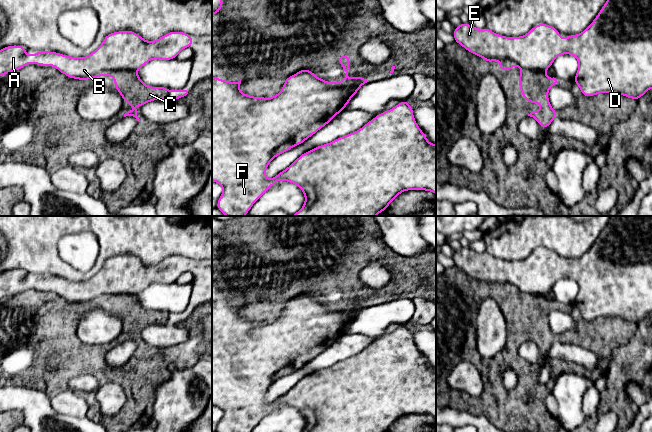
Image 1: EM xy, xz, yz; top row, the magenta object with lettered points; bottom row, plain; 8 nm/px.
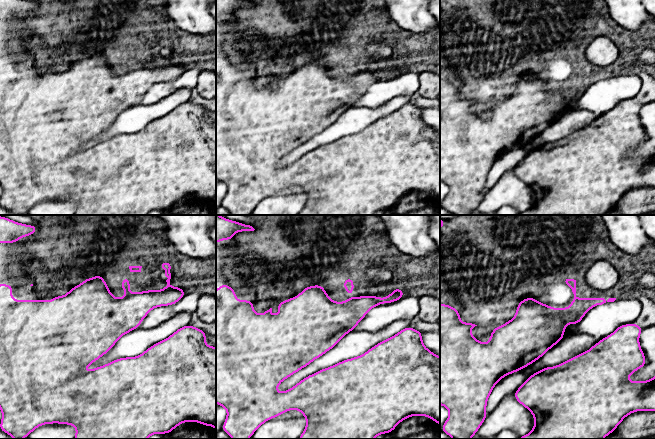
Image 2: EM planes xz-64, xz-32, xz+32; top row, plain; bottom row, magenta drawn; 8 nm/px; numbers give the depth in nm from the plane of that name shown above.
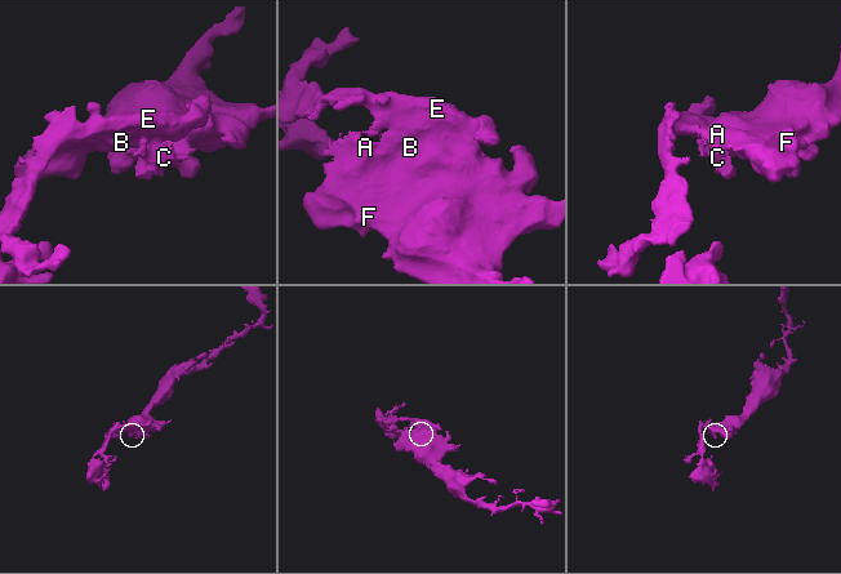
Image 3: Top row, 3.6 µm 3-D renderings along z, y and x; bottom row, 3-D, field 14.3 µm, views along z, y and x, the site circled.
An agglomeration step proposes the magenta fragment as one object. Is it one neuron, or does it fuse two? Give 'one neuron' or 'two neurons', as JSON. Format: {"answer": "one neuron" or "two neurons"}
{"answer": "two neurons"}

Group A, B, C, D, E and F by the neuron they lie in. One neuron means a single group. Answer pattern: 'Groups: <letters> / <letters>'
Groups: A B D E F / C

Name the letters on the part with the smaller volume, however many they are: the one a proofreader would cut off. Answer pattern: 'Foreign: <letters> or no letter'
Foreign: C

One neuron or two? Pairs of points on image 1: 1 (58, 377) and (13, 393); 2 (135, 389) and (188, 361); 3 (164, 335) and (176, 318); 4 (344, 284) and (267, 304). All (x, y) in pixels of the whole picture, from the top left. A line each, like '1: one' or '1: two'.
1: two
2: one
3: two
4: one

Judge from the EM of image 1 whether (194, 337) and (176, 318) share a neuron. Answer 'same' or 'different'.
different

